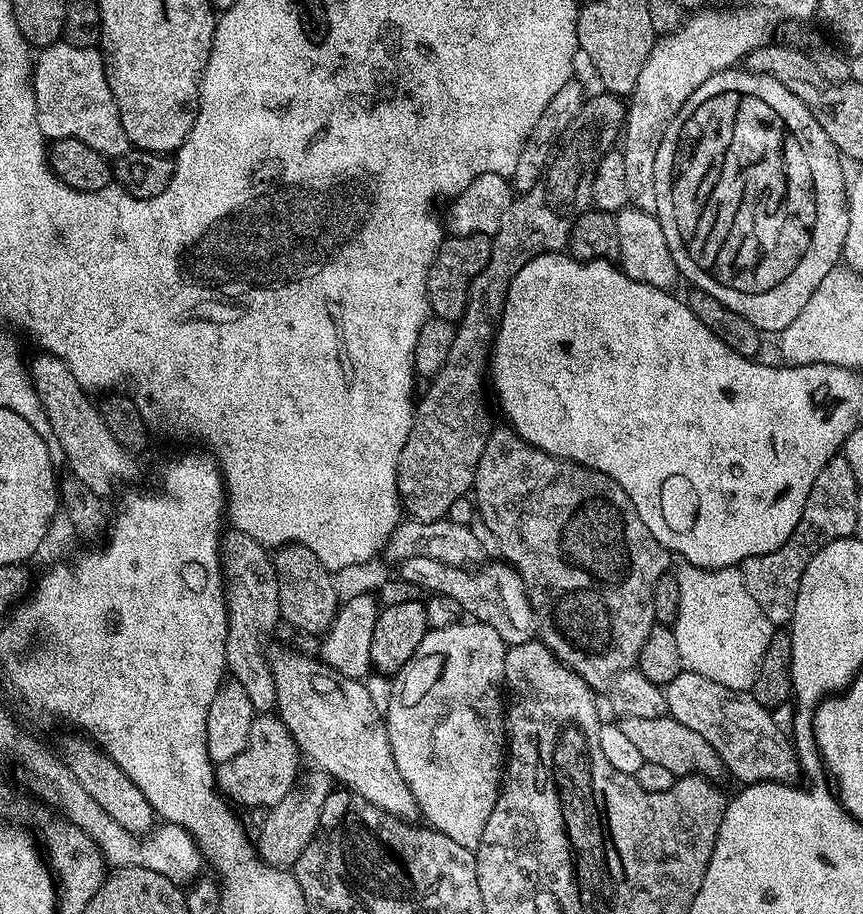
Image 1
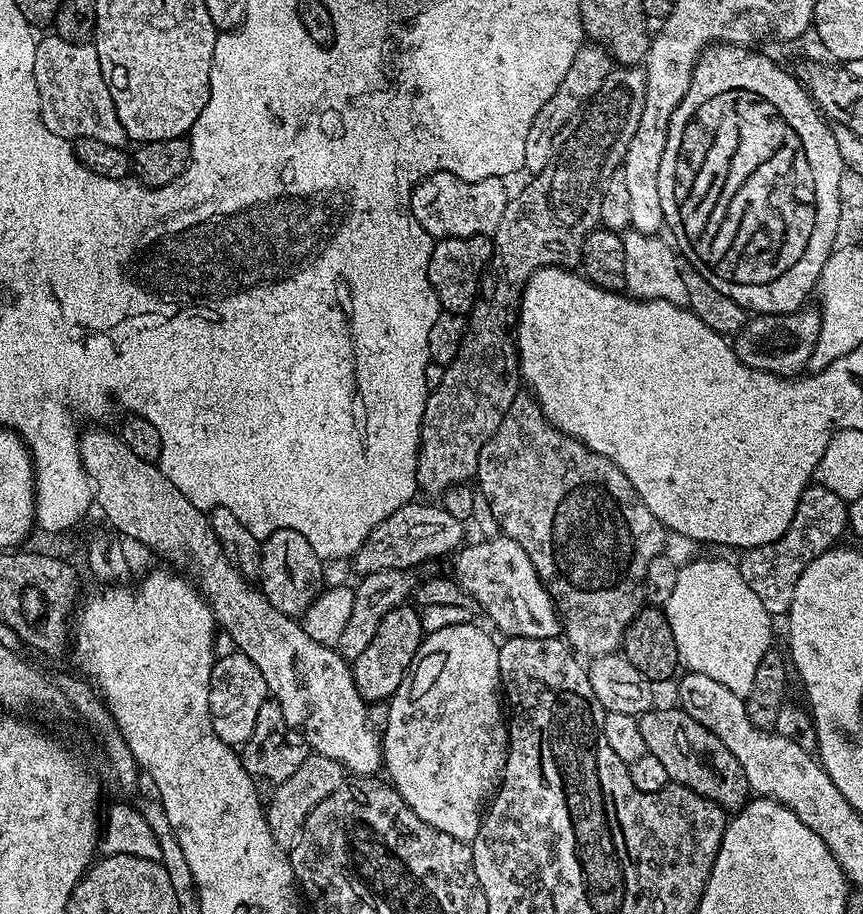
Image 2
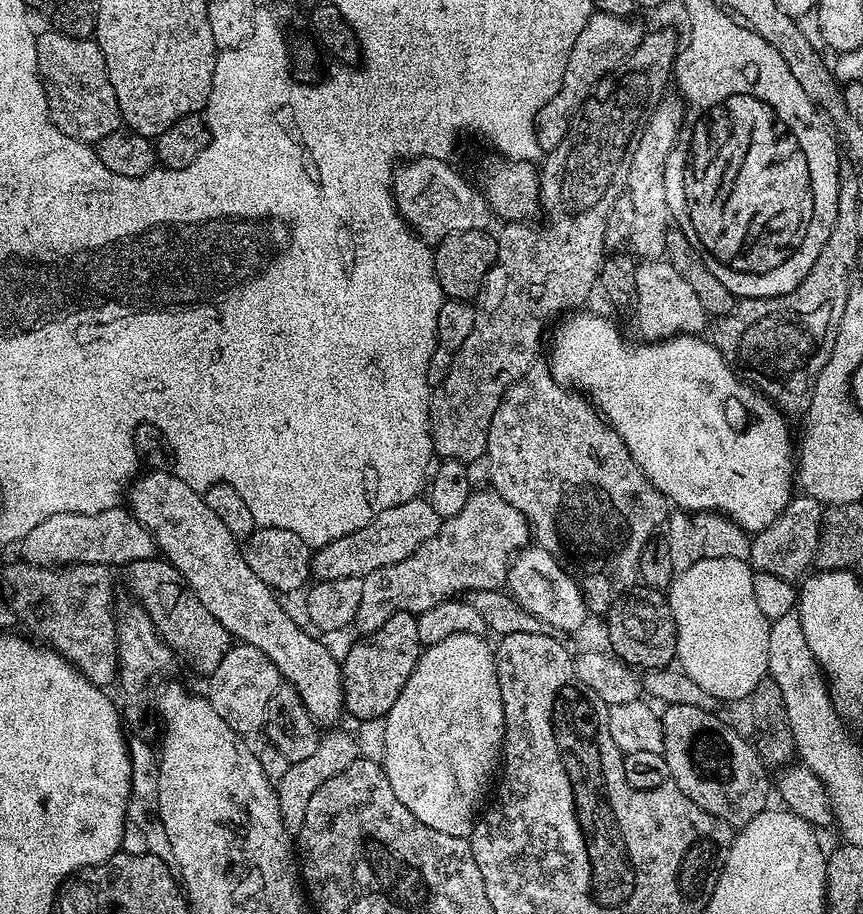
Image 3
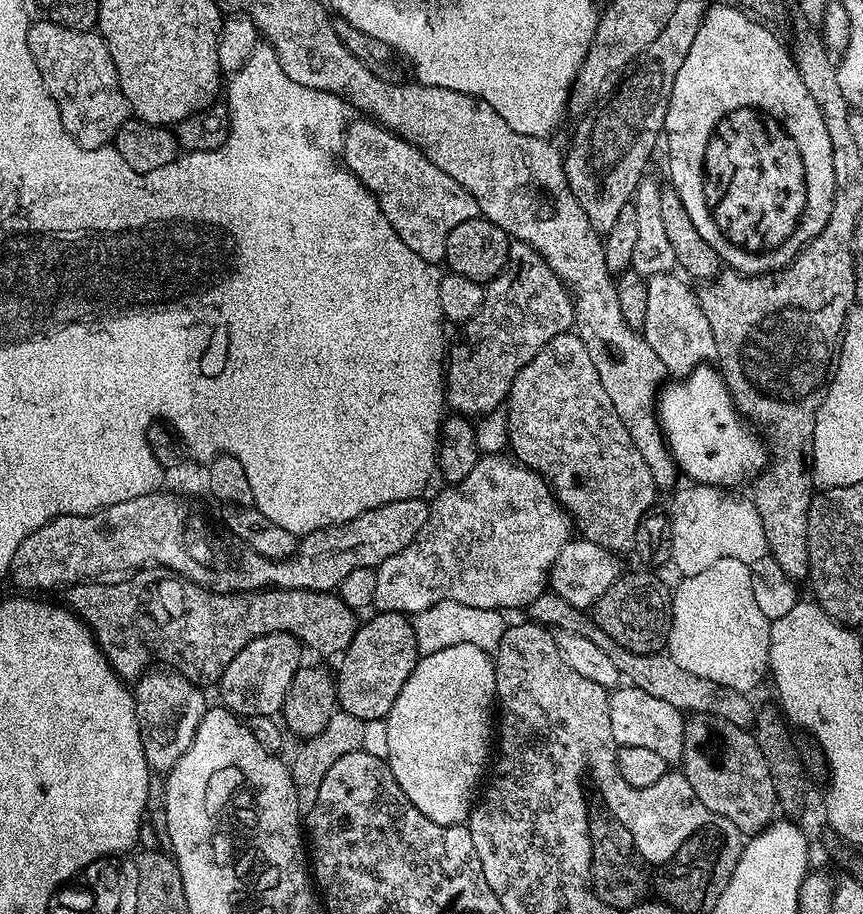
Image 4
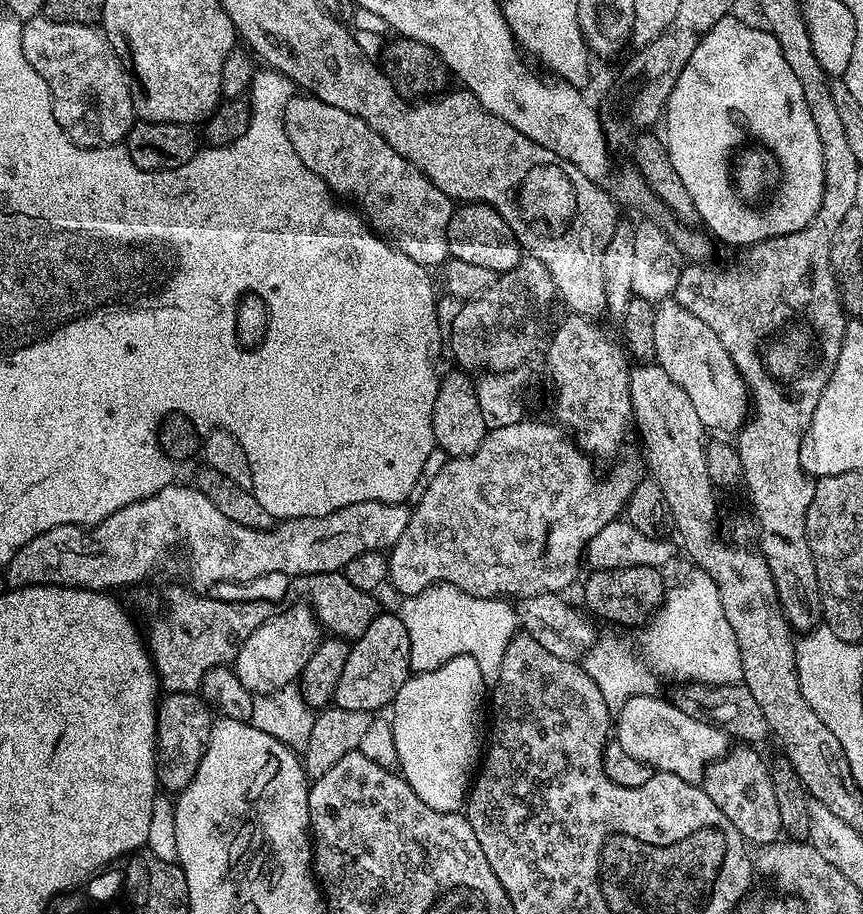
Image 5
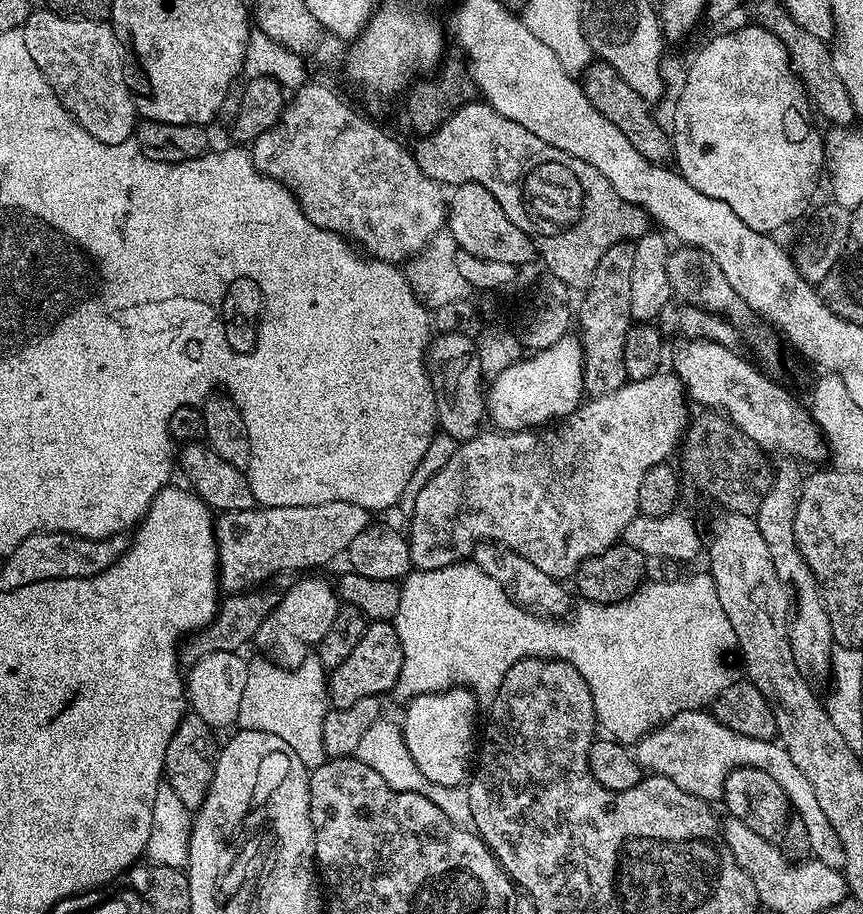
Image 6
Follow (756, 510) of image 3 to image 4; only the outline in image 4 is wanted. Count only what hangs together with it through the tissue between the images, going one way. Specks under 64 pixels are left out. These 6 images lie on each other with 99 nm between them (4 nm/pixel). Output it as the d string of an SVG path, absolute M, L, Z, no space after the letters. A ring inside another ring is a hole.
M699 366L688 377L665 383L658 392L658 419L671 459L672 456L676 459L677 466L689 476L689 481L732 490L736 488L734 486L739 480L751 481L769 467L770 449L765 437L736 407L732 394L728 391L728 383L715 367Z

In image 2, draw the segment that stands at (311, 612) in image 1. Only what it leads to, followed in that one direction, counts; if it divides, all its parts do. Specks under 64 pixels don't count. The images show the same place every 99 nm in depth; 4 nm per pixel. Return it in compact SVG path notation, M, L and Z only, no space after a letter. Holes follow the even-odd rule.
M274 530L260 545L258 584L264 596L287 616L303 617L309 606L324 591L325 561L314 554L314 546L298 534L298 530Z

